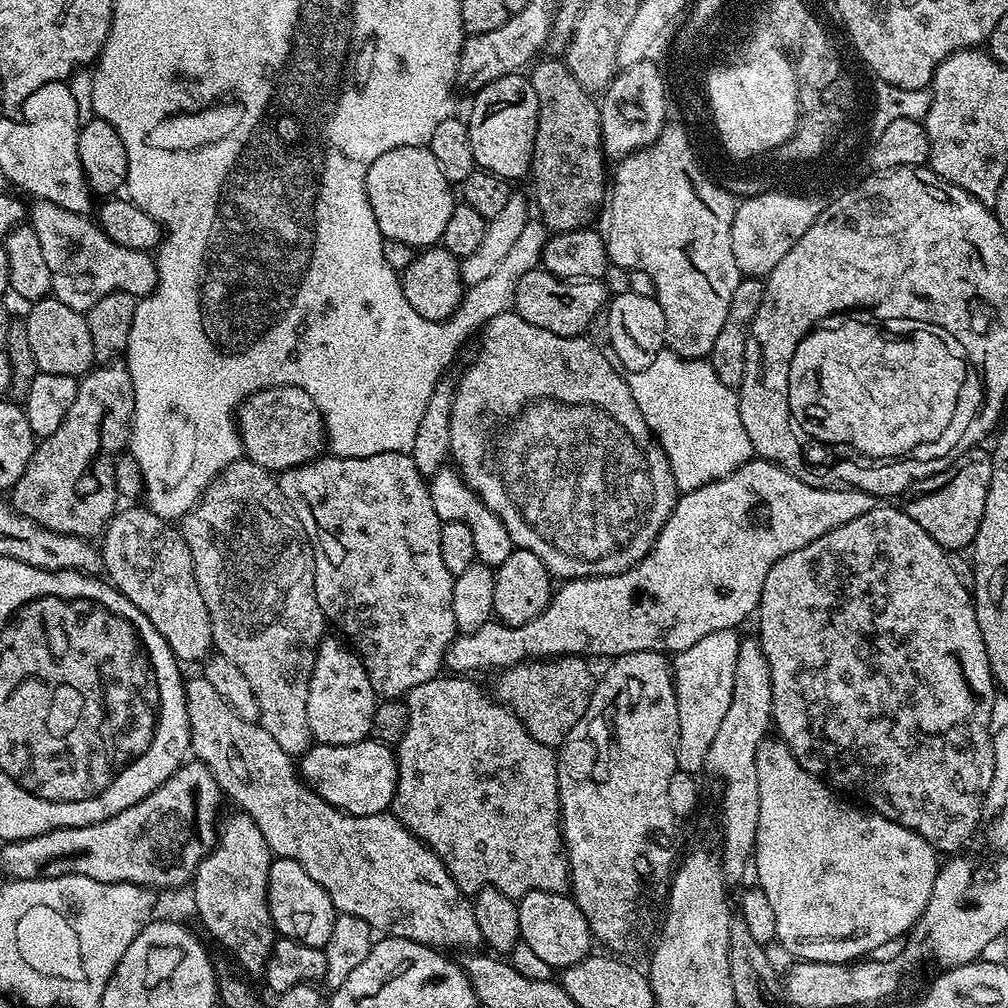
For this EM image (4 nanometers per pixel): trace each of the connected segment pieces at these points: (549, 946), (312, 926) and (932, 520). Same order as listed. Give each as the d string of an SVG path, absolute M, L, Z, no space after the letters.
M525 892L518 900L520 938L554 970L582 962L593 951L592 931L571 895L563 892Z
M273 859L268 875L268 909L272 915L272 927L285 940L296 940L306 946L323 948L330 938L337 918L336 907L330 902L330 894L298 866L293 860Z
M977 446L968 449L946 470L916 480L903 495L904 512L914 518L914 522L918 522L918 526L922 526L922 530L937 540L945 550L967 549L978 534L992 477L992 455L983 448Z

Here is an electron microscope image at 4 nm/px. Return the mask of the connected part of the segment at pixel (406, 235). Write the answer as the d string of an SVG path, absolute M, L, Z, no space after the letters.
M398 146L394 150L386 150L382 158L374 158L370 170L366 174L366 194L370 202L370 210L374 210L374 218L378 222L378 230L385 240L406 242L414 250L423 250L429 246L440 244L442 230L446 230L446 222L454 207L454 196L450 193L447 178L438 167L438 158L427 146Z

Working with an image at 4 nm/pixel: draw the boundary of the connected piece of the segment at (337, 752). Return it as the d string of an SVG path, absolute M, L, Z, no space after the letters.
M365 738L353 744L317 744L299 757L298 772L305 784L330 806L349 816L387 813L396 793L396 753L381 740Z

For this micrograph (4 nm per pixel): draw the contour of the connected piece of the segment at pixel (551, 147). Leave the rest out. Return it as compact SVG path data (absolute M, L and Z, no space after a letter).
M548 58L552 60L537 59L535 63L531 65L532 72L530 71L530 79L534 86L534 94L538 98L540 103L540 109L538 110L538 130L536 131L536 137L534 138L534 154L532 155L532 166L530 169L530 181L532 180L532 188L536 191L536 204L534 200L534 208L538 213L539 219L549 228L553 233L557 232L569 232L575 228L585 227L589 223L588 220L596 212L596 207L603 205L606 200L606 176L604 180L604 163L606 163L606 157L604 155L604 147L602 146L602 130L600 129L600 110L597 101L593 99L590 93L579 84L574 74L565 64L565 61L560 58Z

